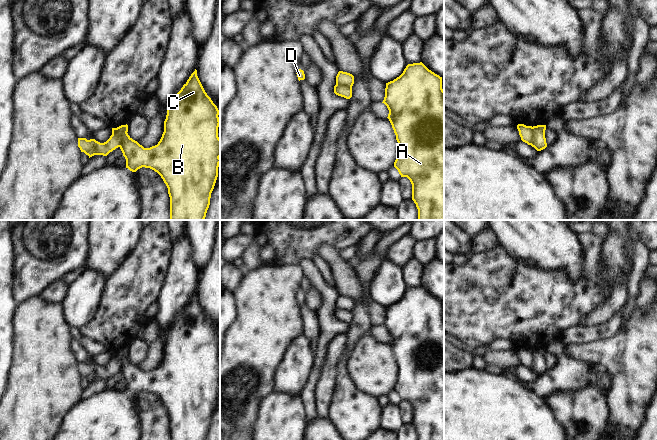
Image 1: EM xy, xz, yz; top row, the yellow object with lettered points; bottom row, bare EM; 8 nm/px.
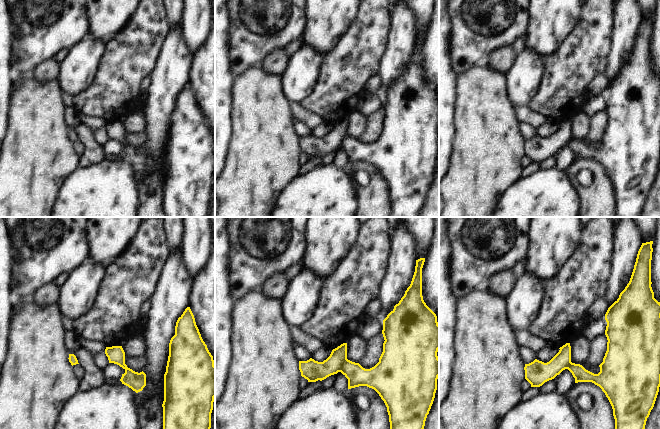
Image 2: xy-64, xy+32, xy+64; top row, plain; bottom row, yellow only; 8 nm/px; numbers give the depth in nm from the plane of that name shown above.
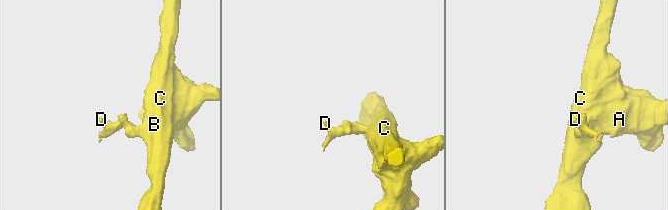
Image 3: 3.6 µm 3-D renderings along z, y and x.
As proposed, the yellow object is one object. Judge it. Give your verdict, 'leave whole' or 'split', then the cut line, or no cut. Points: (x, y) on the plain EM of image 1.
split; cut in yz along (533, 351), (532, 370)

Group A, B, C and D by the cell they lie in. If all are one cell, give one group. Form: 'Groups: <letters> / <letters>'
Groups: A B C / D.

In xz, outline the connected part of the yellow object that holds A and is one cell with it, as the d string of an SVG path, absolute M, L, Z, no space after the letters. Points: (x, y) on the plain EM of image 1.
M422 286L408 288L399 301L386 307L385 321L382 327L389 334L387 342L392 349L398 366L398 378L394 391L401 401L407 401L412 408L412 424L418 433L418 440L444 440L444 314L442 313L442 301L429 294Z

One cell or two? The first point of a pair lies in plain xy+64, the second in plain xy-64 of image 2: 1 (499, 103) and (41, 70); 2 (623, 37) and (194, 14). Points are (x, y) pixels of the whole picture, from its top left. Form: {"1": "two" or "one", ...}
{"1": "two", "2": "two"}

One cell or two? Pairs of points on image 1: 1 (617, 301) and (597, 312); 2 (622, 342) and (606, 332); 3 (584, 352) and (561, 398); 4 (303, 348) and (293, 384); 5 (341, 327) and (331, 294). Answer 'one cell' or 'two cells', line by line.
1: one cell
2: two cells
3: two cells
4: one cell
5: one cell

